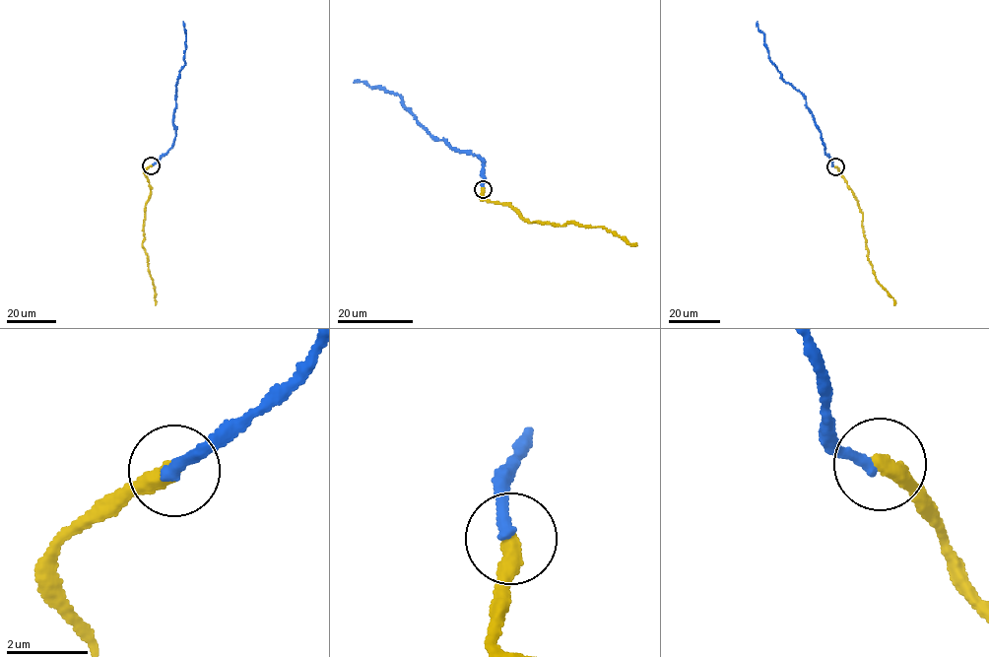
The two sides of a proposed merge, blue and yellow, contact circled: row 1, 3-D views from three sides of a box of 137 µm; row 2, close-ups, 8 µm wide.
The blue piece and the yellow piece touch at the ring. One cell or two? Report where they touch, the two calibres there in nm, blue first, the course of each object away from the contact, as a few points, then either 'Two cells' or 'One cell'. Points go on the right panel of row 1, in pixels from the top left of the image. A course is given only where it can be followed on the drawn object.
Place: (835, 166). Thickness 280 nm (blue) against 420 nm. Course of blue: (835, 166), (825, 155), (819, 126), (806, 105), (805, 97), (783, 80), (771, 61), (758, 22). Course of yellow: (835, 166), (862, 214), (867, 259), (876, 280), (893, 298), (895, 304). One cell

